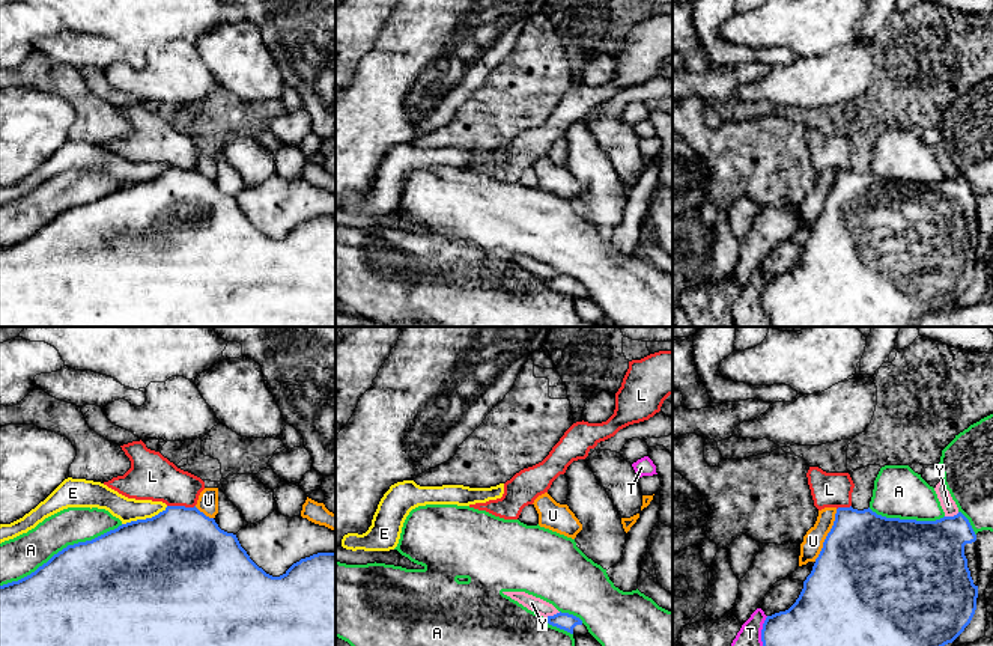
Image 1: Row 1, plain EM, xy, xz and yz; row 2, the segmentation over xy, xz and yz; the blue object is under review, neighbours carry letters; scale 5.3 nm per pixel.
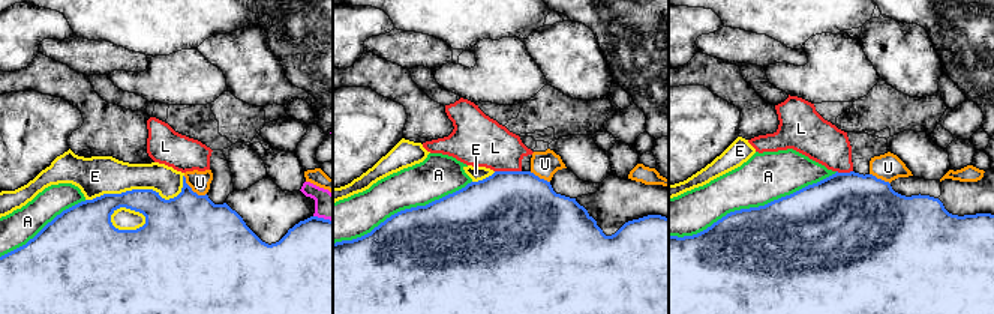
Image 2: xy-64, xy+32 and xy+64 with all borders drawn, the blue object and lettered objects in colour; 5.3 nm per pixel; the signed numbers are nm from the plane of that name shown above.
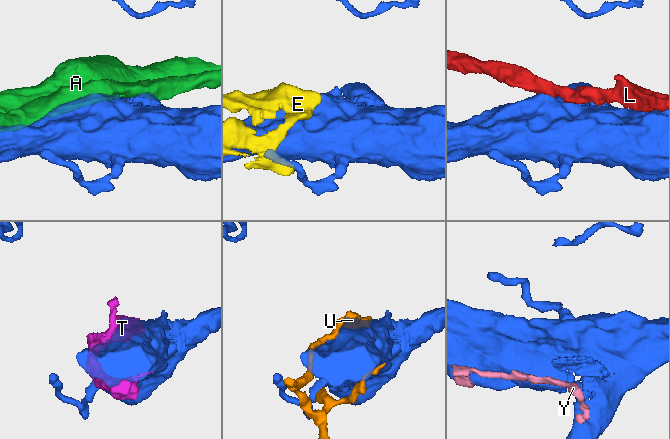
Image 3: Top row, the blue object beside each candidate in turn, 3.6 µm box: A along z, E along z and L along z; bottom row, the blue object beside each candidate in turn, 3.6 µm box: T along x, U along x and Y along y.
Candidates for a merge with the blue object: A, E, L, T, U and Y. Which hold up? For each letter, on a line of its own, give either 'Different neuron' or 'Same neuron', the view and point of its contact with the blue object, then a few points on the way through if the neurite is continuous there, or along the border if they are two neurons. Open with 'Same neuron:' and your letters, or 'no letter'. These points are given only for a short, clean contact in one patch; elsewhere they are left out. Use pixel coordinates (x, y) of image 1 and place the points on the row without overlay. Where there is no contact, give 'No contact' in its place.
Same neuron: no letter
A: Different neuron. Touches blue at xy (62, 213)
E: Different neuron. Touches blue at xy (146, 181)
L: Different neuron. Touches blue at xy (181, 169). Boundary: xy (167, 167), (194, 169)
T: Different neuron. Touches blue at yz (762, 303)
U: Different neuron. Touches blue at yz (828, 198)
Y: Different neuron. Touches blue at xz (554, 277)

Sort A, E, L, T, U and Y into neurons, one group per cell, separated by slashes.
A / E / L / T Y / U

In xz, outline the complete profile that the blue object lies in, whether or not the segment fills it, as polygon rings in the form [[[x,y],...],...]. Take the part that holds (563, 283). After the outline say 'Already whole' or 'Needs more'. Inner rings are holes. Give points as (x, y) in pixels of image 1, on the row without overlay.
[[[557,276],[554,279],[546,280],[548,286],[552,289],[557,289],[560,292],[564,292],[573,298],[585,298],[588,297],[587,289],[582,286],[582,283],[573,277],[569,276]]]. Needs more

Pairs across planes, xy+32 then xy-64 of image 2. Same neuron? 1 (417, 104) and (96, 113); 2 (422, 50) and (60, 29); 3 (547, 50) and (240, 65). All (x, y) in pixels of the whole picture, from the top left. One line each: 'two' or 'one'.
1: one
2: two
3: one

